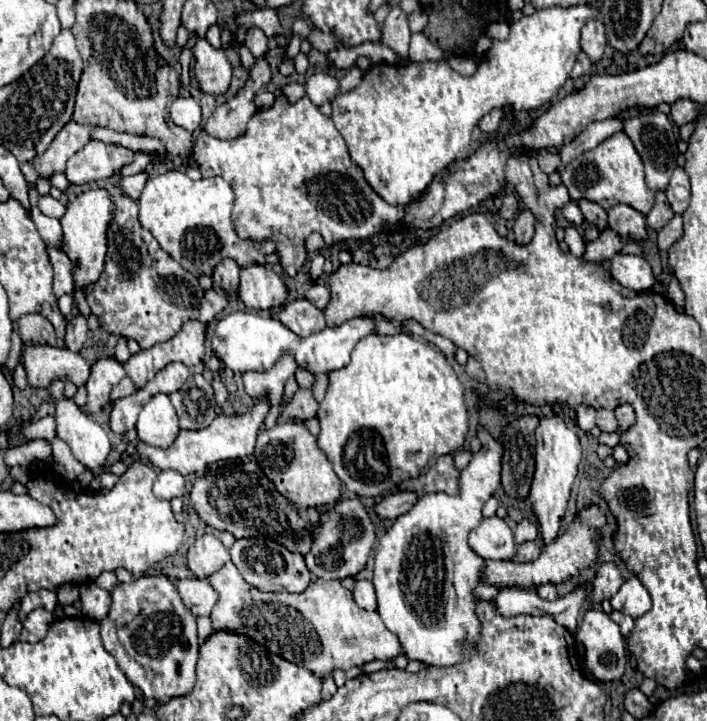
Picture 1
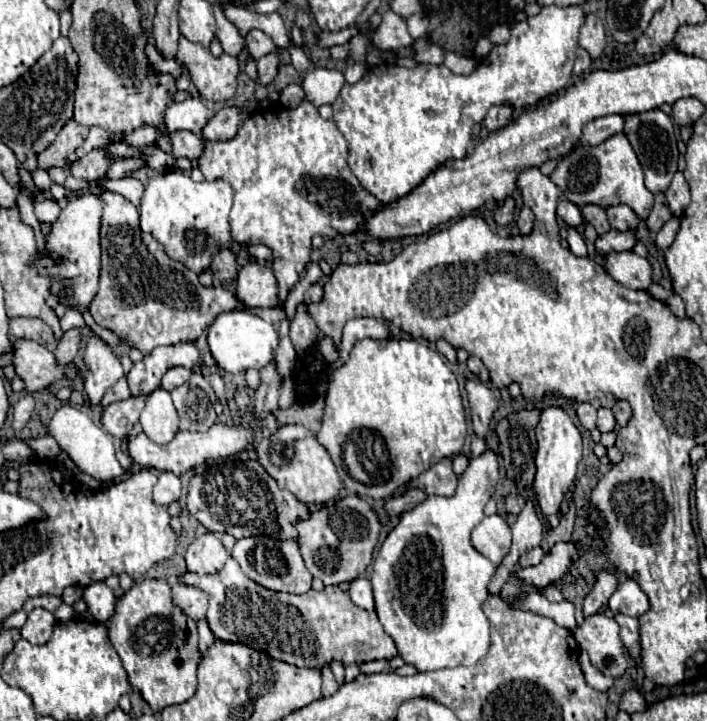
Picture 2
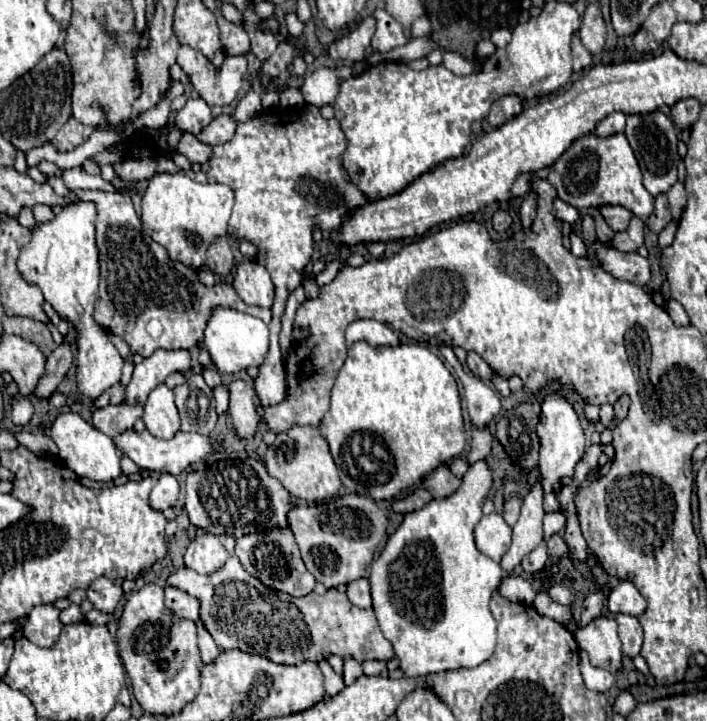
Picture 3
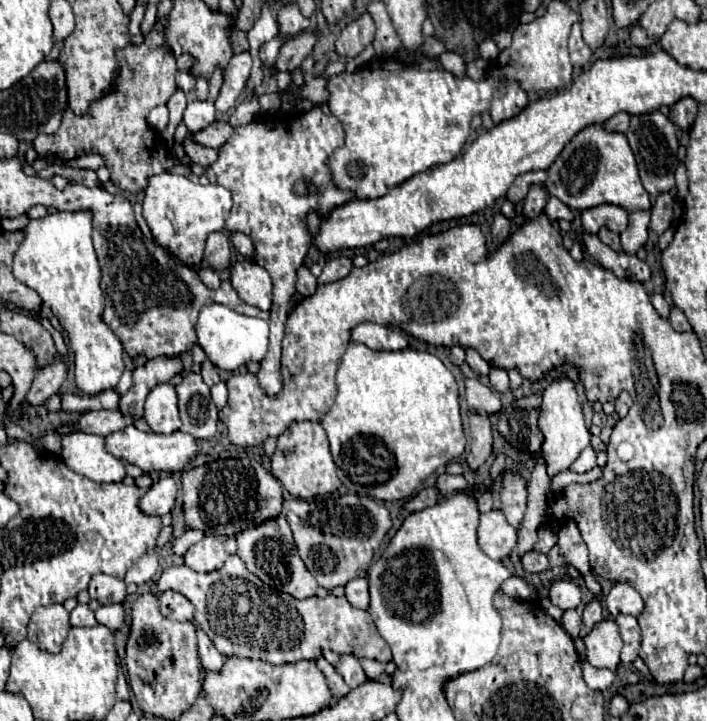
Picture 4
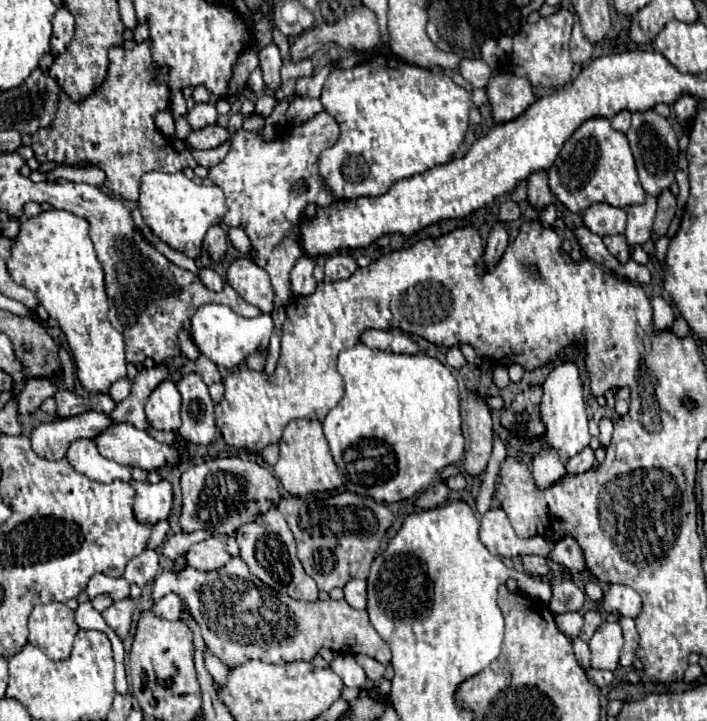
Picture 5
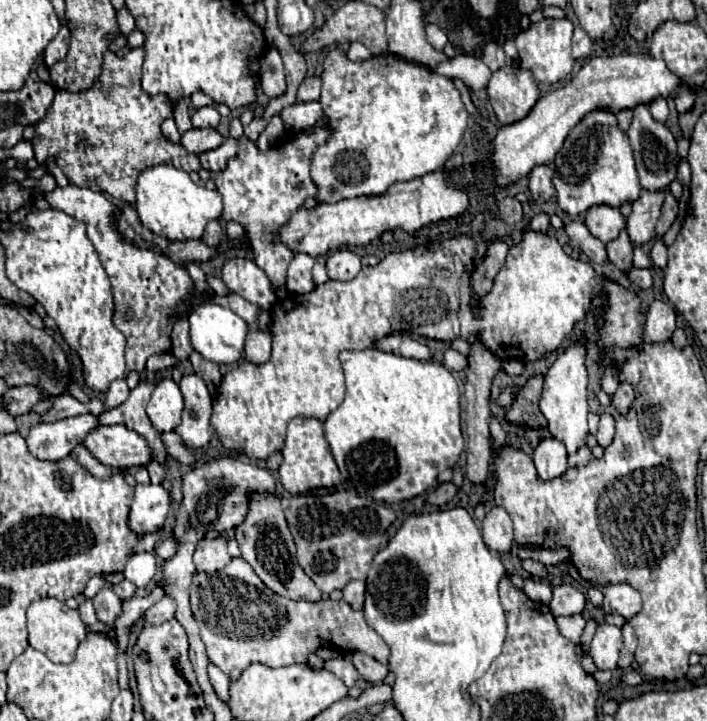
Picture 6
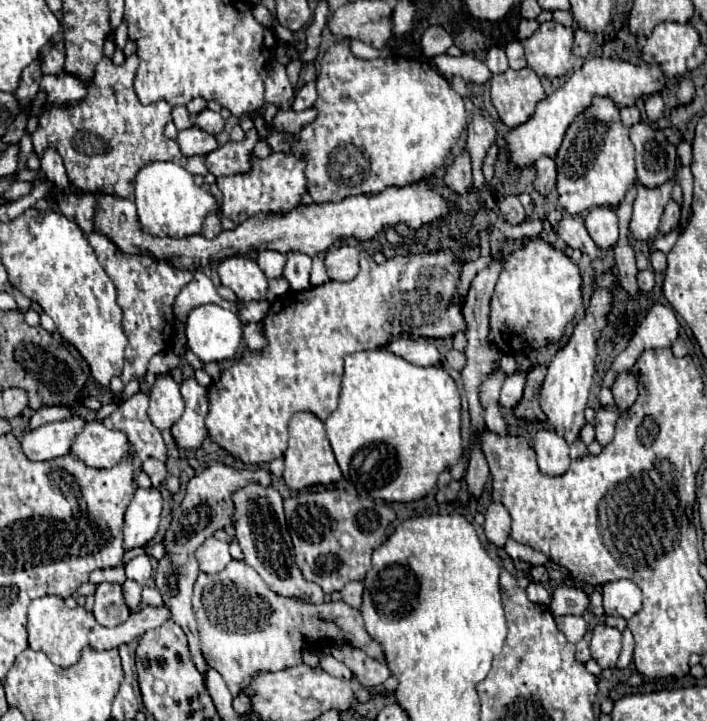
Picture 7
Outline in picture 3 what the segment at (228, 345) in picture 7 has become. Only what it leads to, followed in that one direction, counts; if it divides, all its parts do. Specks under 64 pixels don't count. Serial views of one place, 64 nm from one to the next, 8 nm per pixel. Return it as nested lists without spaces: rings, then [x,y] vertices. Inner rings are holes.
[[[216,308],[204,330],[204,346],[208,348],[212,362],[220,372],[236,374],[248,366],[260,366],[264,362],[268,352],[268,336],[268,326],[260,318],[230,308]]]

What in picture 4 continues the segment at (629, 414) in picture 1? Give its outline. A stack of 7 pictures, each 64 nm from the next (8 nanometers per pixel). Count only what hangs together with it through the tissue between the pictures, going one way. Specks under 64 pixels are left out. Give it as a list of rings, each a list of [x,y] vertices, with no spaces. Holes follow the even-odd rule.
[[[622,392],[622,394],[616,398],[616,414],[618,414],[620,418],[624,418],[624,416],[628,414],[630,406],[632,406],[632,398],[630,398],[630,394],[628,394],[628,392]]]

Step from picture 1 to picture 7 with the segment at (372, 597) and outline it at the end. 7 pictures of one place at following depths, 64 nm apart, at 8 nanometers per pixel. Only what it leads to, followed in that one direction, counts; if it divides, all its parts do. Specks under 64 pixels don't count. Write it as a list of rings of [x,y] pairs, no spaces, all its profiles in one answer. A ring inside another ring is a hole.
[[[348,582],[340,594],[342,594],[342,600],[346,604],[350,604],[352,608],[360,608],[362,606],[362,590],[364,590],[364,584],[362,582]]]

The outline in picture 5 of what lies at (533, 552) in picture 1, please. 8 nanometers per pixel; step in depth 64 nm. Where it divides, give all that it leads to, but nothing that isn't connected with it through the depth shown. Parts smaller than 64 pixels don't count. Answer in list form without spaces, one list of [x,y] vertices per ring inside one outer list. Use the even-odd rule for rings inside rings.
[[[522,556],[524,562],[524,570],[530,576],[544,576],[548,572],[548,562],[542,556]]]

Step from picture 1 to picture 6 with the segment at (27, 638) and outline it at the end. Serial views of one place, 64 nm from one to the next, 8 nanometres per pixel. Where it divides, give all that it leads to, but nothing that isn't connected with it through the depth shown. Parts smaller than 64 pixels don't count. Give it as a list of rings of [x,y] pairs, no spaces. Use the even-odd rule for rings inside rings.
[[[56,598],[36,600],[28,608],[28,642],[32,648],[44,652],[52,662],[70,664],[76,654],[76,644],[88,634],[90,630],[80,620],[78,610],[70,610],[64,602]]]

